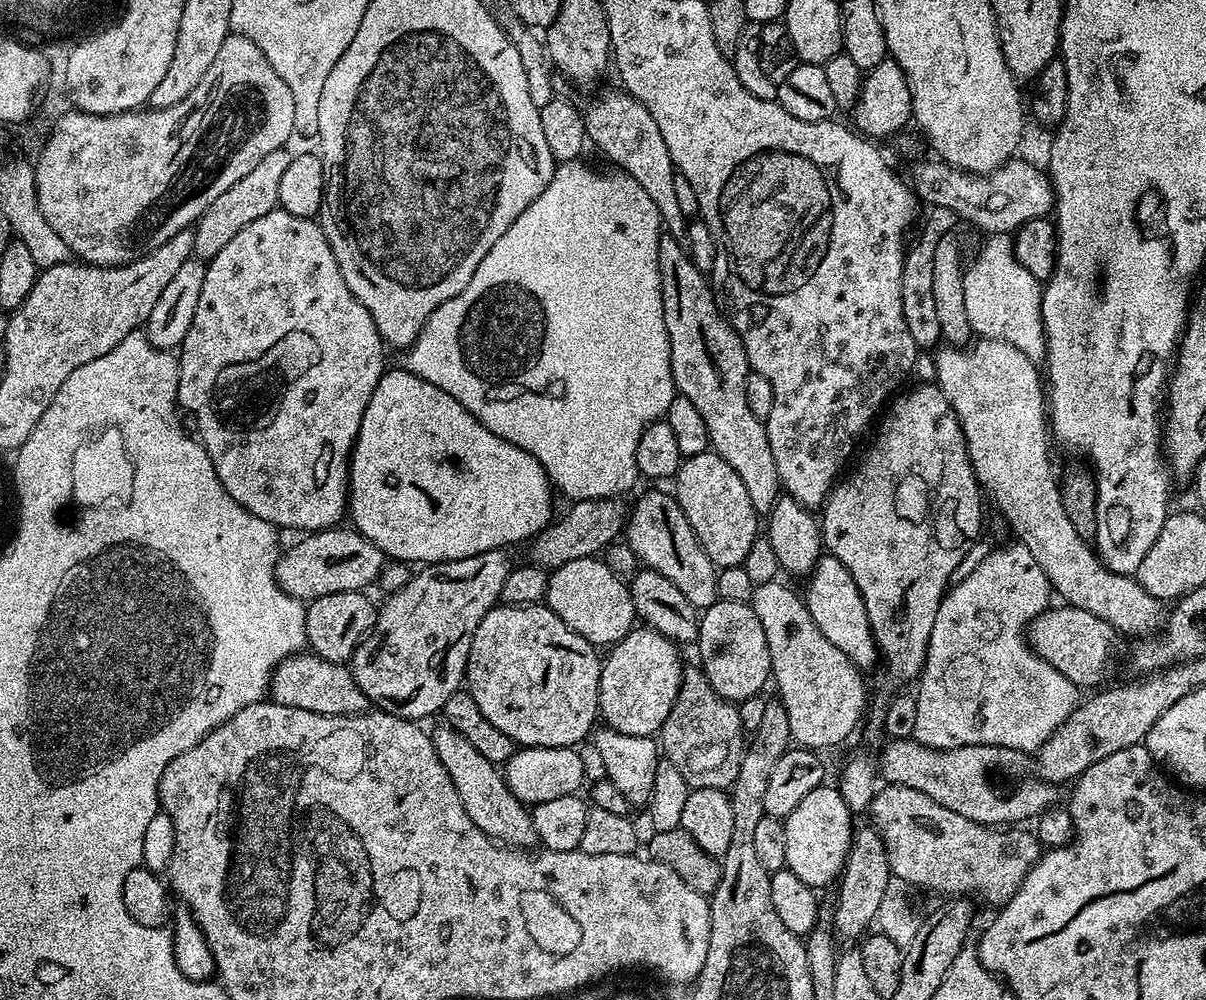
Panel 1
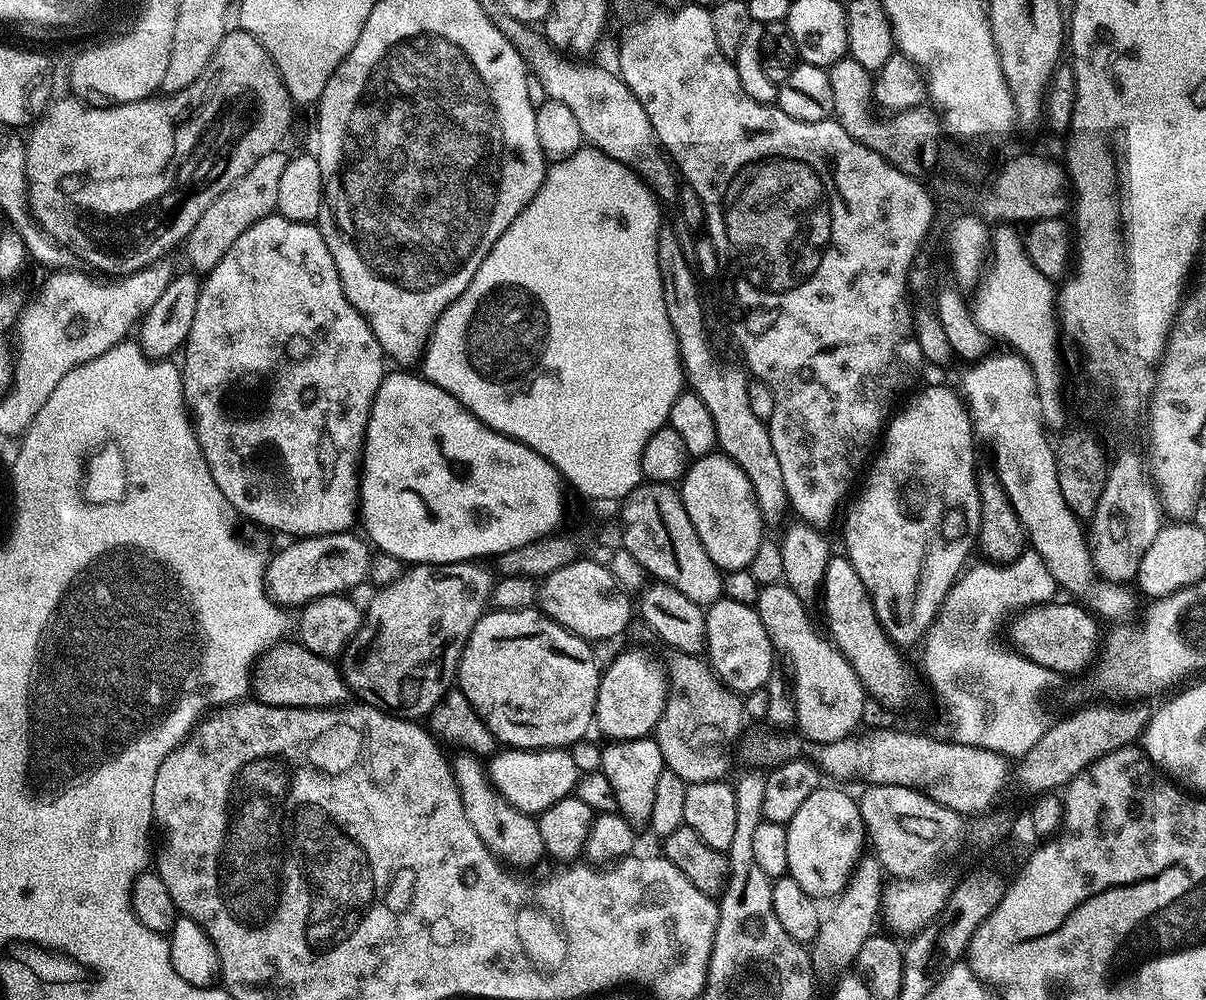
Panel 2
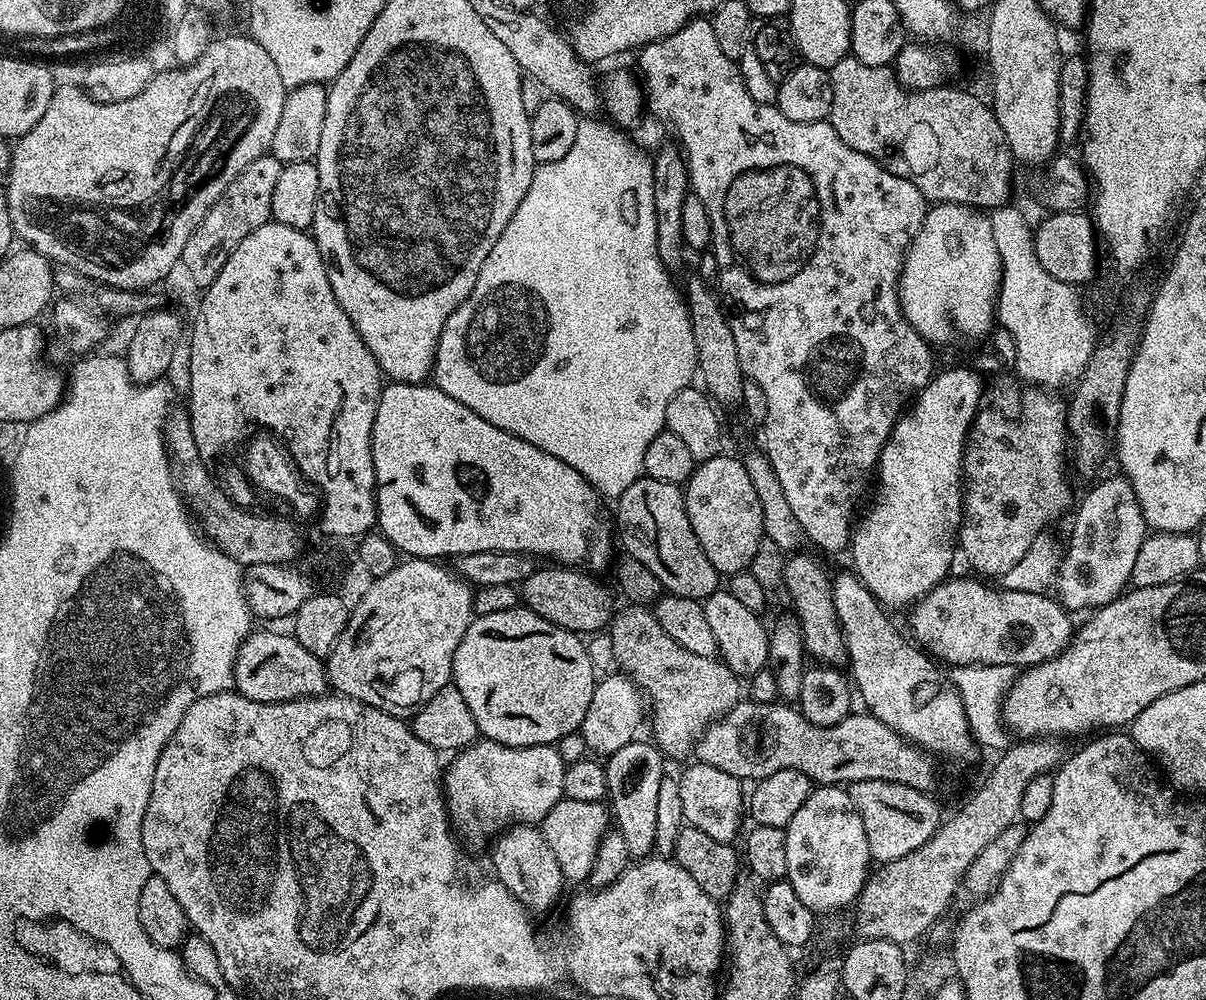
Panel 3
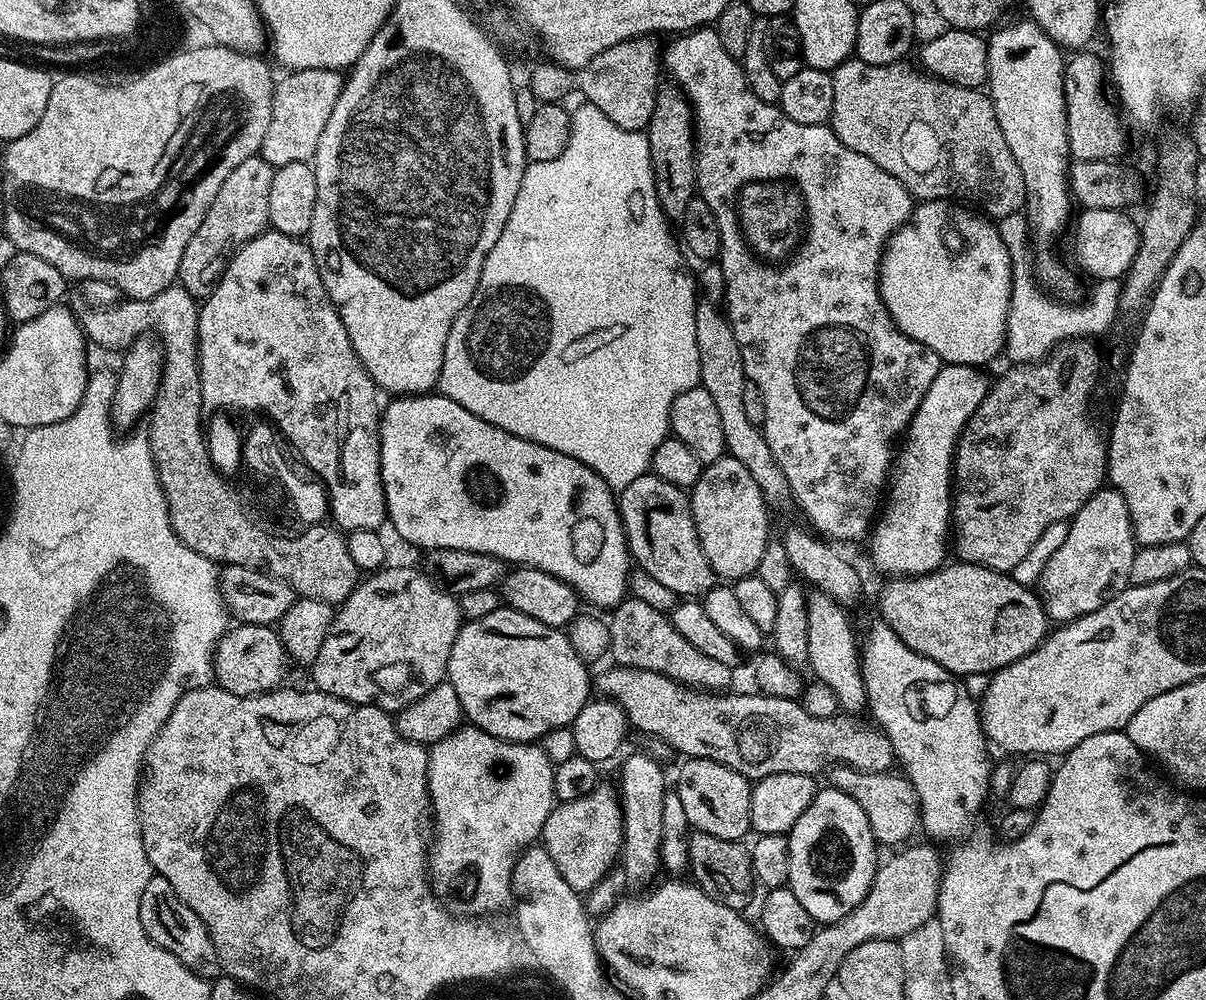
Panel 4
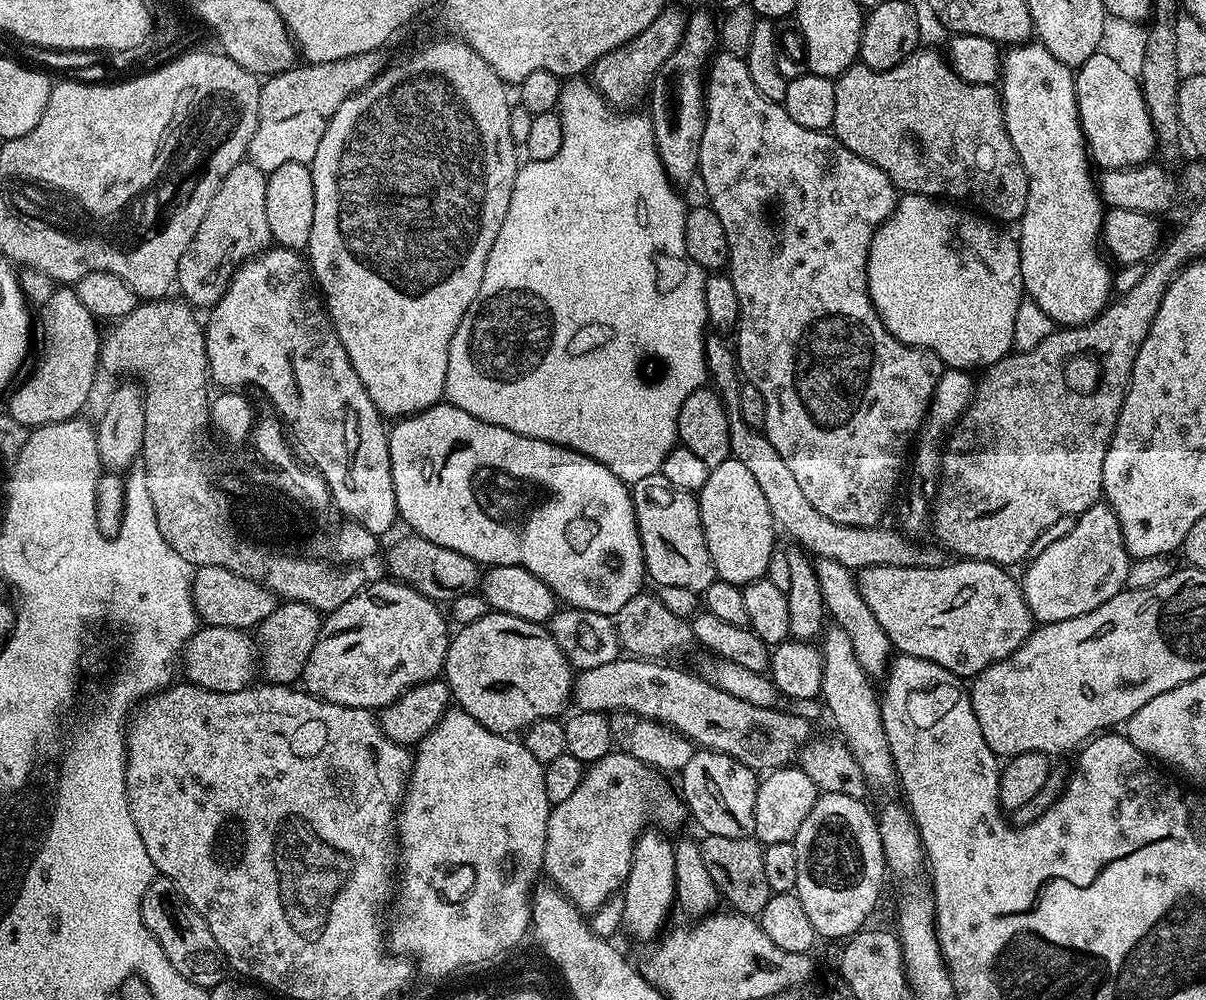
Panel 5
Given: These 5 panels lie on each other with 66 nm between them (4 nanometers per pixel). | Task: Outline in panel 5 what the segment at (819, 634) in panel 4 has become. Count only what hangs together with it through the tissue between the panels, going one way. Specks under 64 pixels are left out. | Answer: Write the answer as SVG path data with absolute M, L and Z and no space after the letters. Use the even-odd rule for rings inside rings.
M828 626L823 629L818 640L820 657L822 658L822 686L820 696L826 712L832 715L832 720L836 723L836 728L840 731L839 739L850 750L850 754L858 762L862 770L865 781L872 784L888 784L896 780L896 767L890 754L890 746L886 742L886 730L882 726L882 714L880 713L880 697L878 688L873 681L858 666L858 658L854 658L854 646L850 646L850 637L846 635L846 630L835 626Z

